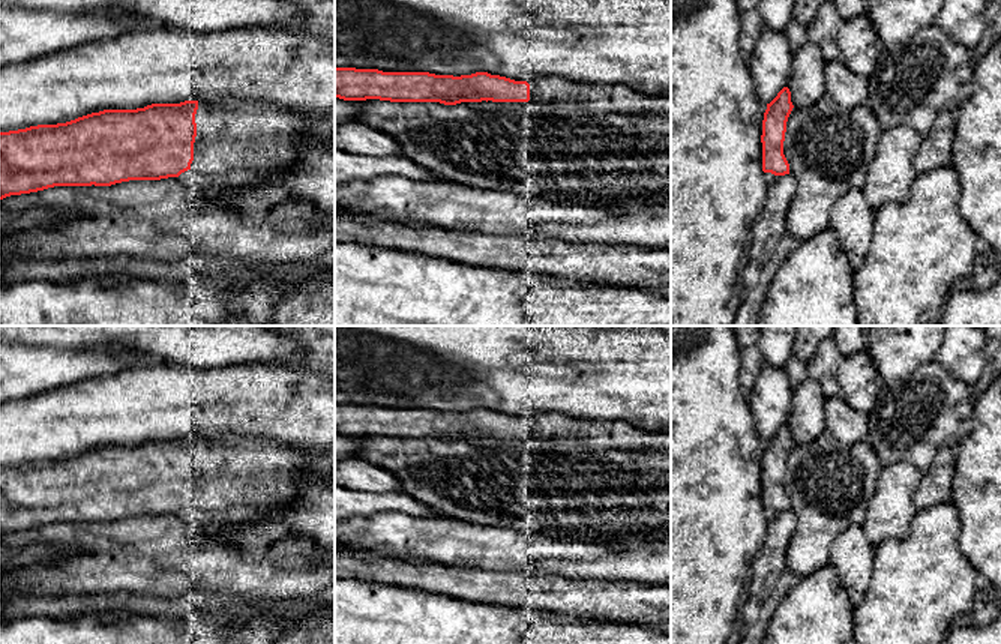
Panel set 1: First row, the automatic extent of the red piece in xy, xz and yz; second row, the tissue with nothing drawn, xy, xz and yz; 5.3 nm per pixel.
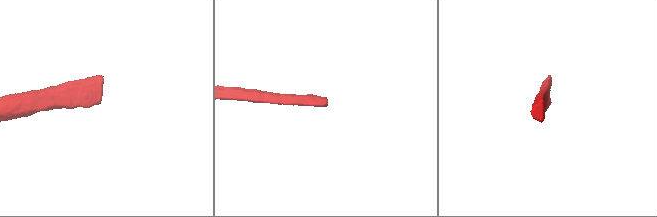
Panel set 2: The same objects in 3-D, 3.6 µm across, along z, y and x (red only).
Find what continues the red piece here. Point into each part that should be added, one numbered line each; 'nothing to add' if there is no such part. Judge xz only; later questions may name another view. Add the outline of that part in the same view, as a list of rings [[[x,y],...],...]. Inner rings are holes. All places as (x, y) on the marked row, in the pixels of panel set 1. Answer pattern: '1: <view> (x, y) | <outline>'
1: xz (553, 95) | [[[555,75],[528,84],[530,101],[546,116],[585,116],[599,110],[671,119],[671,98],[647,96],[623,84],[584,84]]]

